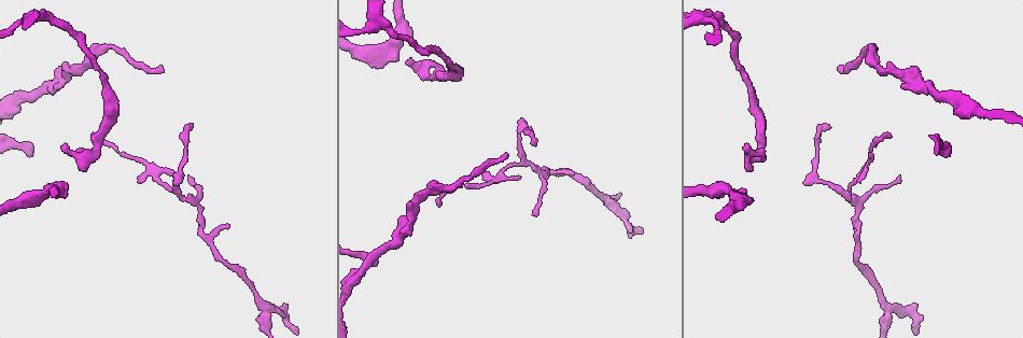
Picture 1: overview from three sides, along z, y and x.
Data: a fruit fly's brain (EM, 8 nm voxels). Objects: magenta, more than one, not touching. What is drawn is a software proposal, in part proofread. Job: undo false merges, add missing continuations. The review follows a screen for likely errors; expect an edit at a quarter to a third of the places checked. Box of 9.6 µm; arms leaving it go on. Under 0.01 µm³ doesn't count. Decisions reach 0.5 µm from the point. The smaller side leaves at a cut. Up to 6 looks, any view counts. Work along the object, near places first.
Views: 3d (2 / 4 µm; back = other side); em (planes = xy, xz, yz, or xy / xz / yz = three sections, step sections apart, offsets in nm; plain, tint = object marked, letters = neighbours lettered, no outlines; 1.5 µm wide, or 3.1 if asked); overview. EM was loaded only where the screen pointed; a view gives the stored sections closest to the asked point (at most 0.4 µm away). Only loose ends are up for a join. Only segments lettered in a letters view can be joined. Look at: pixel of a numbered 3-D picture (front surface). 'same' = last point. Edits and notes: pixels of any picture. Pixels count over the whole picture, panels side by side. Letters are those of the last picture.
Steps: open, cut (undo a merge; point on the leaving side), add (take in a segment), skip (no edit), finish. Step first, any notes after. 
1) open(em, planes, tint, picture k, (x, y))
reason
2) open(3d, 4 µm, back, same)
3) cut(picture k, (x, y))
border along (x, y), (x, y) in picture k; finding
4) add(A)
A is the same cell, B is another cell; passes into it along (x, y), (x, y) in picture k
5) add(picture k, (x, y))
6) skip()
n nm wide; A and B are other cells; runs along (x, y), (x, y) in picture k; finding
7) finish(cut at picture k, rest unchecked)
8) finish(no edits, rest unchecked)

open(em, planes, letters, picture 1, (574, 174))
an open end

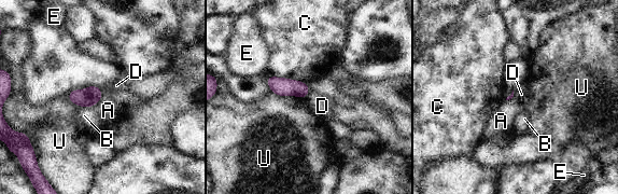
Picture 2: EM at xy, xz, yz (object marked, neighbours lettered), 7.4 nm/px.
skip()
A, B, C, D, E and U are other cells; border along (100, 89), (101, 98) in picture 2; none of them fits

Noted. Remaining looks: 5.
open(3d, 2 µm, picture 1, (398, 59))
stops while still wide

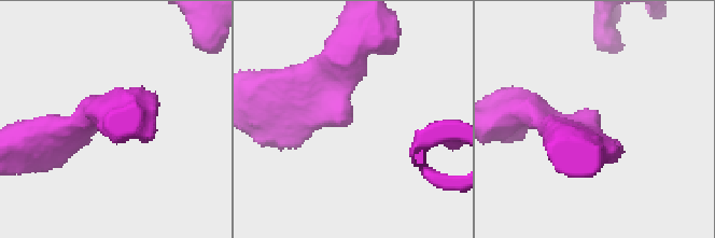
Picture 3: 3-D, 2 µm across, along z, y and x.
open(em, xy, step 8, letters, picture 3, (591, 121))
shape alone is not enough

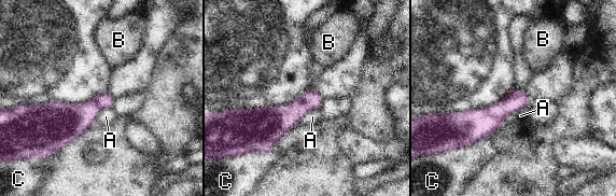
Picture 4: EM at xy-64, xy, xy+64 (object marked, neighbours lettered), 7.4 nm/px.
skip()
A, B and C are other cells; border along (528, 106), (509, 113), (502, 122) in picture 4; none of them fits

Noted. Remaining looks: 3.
open(3d, 2 µm, picture 1, (137, 179))
thin end

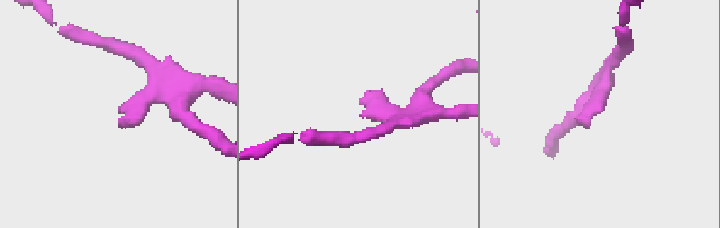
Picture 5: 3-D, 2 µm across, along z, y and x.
open(em, xz, step 4, plain, picture 5, (121, 120))

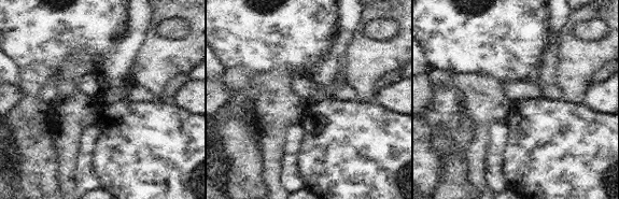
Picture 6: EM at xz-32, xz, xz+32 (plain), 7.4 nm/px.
open(em, xz, step 4, letters, same)
what lies round it

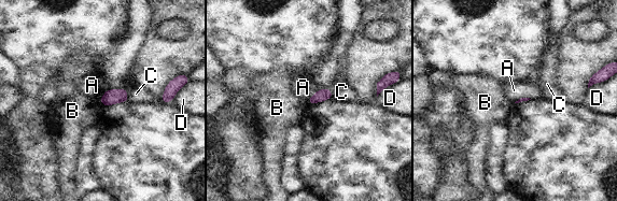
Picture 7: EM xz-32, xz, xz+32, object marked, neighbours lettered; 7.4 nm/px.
skip()
A, B, C and D are other cells; border along (322, 88), (319, 88), (307, 100) in picture 7; none of them fits

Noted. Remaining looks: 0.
finish(no edits, rest unchecked)

